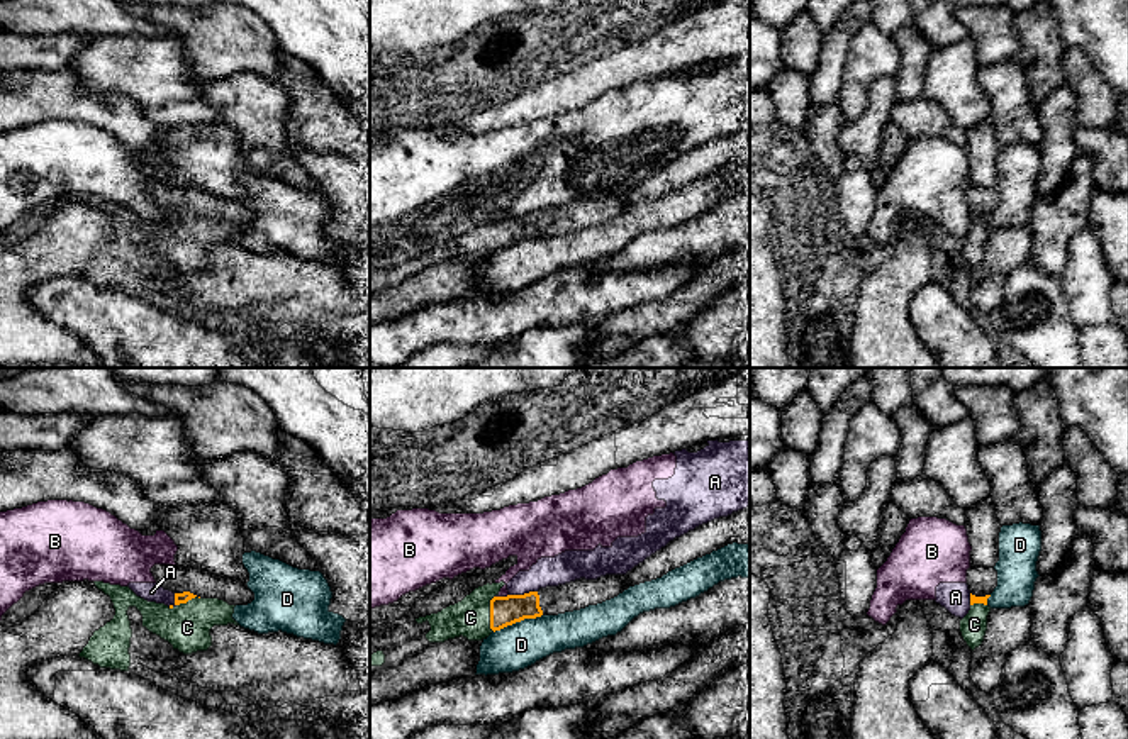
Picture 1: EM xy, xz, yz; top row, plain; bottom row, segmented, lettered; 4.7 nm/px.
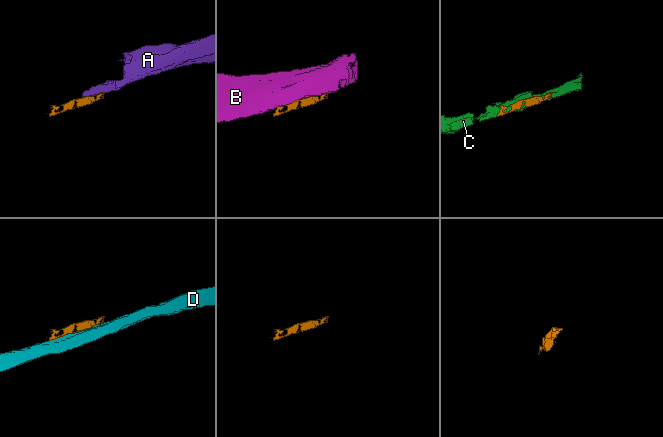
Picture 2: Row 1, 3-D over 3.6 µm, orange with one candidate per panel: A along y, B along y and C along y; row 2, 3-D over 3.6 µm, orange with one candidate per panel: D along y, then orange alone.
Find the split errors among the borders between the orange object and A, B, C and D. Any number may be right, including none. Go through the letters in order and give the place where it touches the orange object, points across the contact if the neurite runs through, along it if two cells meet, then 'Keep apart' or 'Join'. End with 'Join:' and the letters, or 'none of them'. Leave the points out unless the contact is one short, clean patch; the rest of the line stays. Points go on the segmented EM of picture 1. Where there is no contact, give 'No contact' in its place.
A: Touches orange at xz (524, 594). Boundary: xz (536, 590), (509, 595). Keep apart
B: Touches orange at xz (501, 597). Keep apart
C: Touches orange at xz (491, 614). Join
D: Touches orange at xz (518, 621). Keep apart
Join: C

